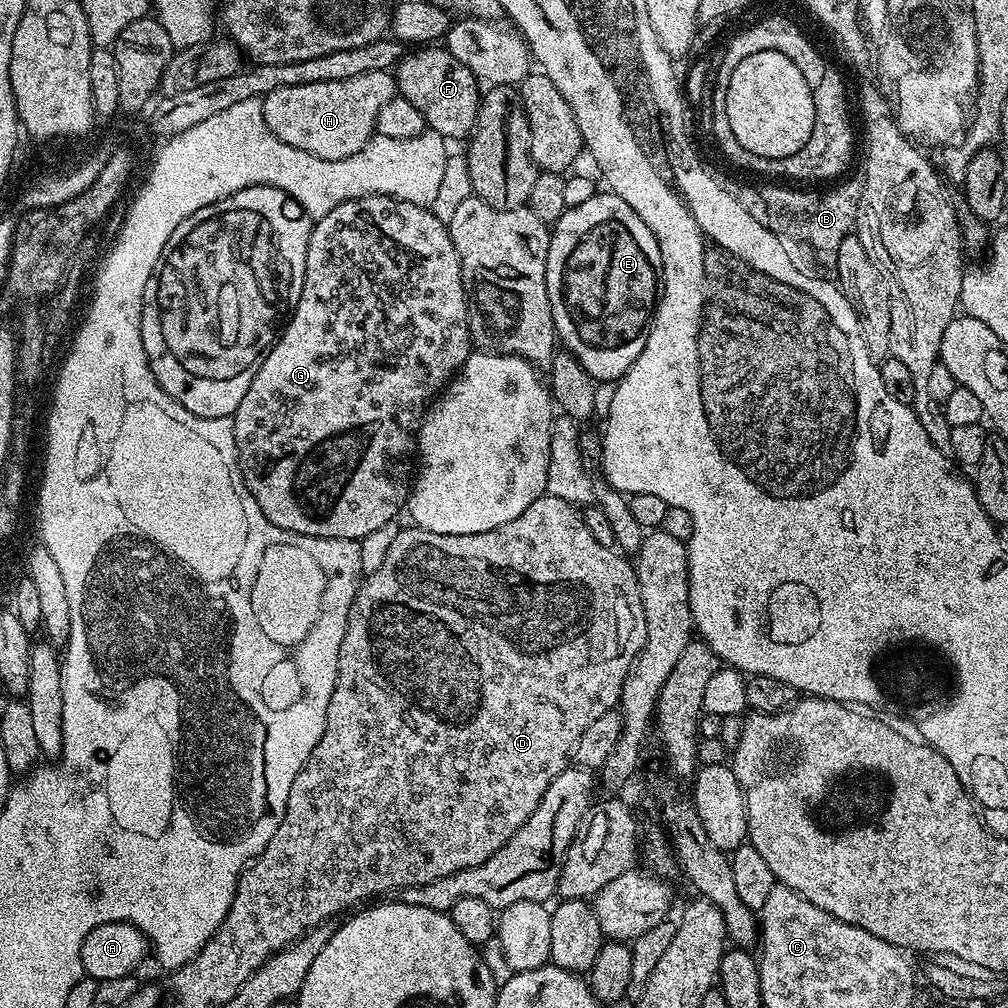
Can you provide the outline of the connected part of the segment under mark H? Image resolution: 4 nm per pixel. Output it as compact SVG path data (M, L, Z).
M391 71L358 74L358 78L346 78L342 82L310 82L310 86L286 86L282 90L274 90L263 97L266 126L286 146L294 146L294 150L306 150L306 154L314 154L327 160L350 158L350 154L358 154L376 130L378 110L386 106L393 96L397 95L396 77Z

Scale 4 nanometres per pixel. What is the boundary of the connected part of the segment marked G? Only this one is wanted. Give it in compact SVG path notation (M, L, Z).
M363 196L357 200L347 200L338 206L334 206L334 210L330 210L330 214L326 214L312 225L312 233L308 239L308 249L306 250L306 274L302 282L302 294L298 298L298 306L294 310L292 317L288 319L288 323L284 325L284 330L280 333L280 338L277 340L276 345L266 354L258 374L254 374L254 382L250 382L250 390L246 390L246 394L242 394L242 402L238 402L238 410L232 416L234 442L236 443L236 453L240 459L242 478L246 482L250 494L254 494L254 502L258 502L262 514L266 514L266 518L270 518L270 522L274 522L274 526L282 526L282 530L290 530L298 534L317 536L327 540L360 541L366 534L370 534L373 530L378 530L378 526L386 526L393 523L397 519L395 516L402 512L402 509L408 503L408 494L414 483L414 457L418 452L418 433L421 431L422 421L434 397L459 372L460 367L466 362L466 358L471 356L474 351L470 326L468 325L470 305L468 294L465 292L464 283L462 282L458 250L454 250L454 242L448 233L447 223L443 219L439 220L432 211L431 207L415 204L409 200L399 200L389 196Z

